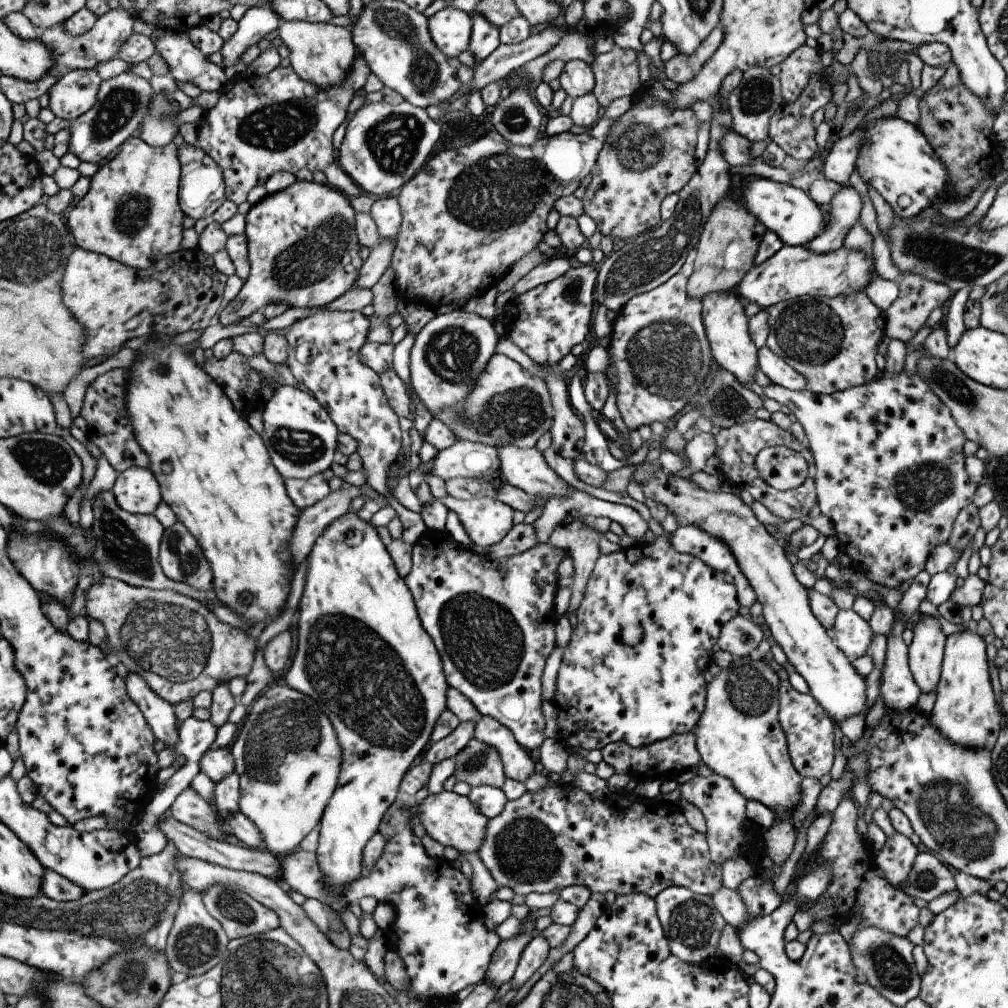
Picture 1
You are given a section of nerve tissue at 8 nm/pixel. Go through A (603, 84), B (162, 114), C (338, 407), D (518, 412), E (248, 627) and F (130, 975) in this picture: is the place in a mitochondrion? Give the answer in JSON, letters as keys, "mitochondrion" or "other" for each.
{"A":"other","B":"mitochondrion","C":"other","D":"mitochondrion","E":"other","F":"mitochondrion"}

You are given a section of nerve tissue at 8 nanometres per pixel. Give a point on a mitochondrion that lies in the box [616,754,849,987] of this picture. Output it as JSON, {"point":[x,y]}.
{"point":[692,922]}

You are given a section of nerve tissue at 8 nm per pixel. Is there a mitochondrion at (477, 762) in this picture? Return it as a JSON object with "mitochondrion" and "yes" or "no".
{"mitochondrion":"yes"}

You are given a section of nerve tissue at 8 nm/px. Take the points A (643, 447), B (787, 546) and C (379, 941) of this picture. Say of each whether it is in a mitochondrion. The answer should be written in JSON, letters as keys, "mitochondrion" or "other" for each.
{"A":"other","B":"other","C":"other"}

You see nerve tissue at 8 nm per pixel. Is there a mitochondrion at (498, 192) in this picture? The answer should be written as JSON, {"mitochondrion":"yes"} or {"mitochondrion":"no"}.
{"mitochondrion":"yes"}

